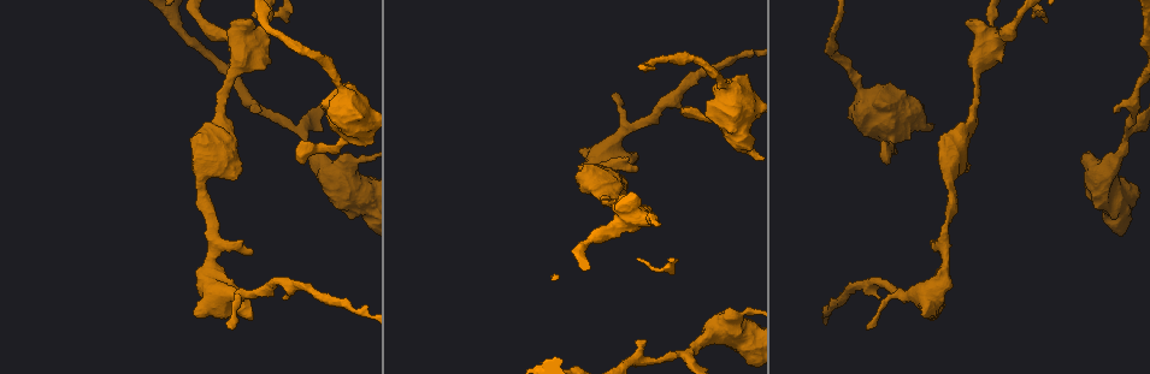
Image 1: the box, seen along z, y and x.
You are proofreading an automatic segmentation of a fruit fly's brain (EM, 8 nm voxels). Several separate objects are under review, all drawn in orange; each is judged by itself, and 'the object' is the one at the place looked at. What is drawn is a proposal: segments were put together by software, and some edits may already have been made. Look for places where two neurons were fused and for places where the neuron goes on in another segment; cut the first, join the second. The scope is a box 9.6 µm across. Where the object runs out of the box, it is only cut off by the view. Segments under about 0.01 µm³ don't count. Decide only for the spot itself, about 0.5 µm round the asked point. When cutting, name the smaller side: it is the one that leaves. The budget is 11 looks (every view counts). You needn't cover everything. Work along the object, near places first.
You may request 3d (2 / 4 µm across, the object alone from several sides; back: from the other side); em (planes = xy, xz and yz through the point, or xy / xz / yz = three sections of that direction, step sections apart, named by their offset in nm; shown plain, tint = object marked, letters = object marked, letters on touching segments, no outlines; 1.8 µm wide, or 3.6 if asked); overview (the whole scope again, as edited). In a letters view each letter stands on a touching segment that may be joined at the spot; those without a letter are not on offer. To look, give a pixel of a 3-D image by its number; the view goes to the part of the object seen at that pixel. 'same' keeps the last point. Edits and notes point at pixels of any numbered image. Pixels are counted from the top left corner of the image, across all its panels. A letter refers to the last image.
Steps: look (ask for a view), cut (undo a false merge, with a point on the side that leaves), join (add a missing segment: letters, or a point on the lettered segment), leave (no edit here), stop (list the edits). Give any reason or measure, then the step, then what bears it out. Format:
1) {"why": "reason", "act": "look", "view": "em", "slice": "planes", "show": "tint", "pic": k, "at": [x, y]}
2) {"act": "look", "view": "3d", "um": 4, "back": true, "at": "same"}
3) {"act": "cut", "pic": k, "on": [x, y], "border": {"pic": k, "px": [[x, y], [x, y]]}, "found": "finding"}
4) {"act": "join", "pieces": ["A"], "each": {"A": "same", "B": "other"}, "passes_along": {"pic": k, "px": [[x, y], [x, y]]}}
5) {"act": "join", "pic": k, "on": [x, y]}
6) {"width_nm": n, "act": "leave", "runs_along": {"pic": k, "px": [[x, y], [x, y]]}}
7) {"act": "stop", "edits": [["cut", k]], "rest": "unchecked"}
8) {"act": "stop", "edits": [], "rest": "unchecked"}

{"act": "look", "view": "3d", "um": 4, "pic": 1, "at": [230, 329]}

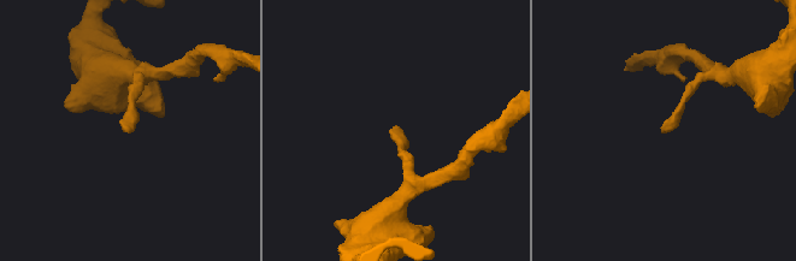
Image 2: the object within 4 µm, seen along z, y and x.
{"why": "need the tissue", "act": "look", "view": "em", "slice": "planes", "show": "letters", "pic": 2, "at": [129, 133]}

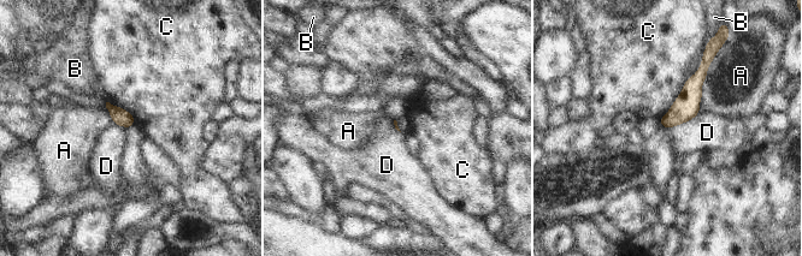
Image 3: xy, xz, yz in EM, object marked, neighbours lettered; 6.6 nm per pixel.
{"act": "leave", "each": {"A": "other", "B": "other", "C": "other", "D": "other"}, "found": "no lettered segment goes on from it"}

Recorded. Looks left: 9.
{"why": "free end", "act": "look", "view": "em", "slice": "planes", "show": "letters", "pic": 1, "at": [636, 170]}

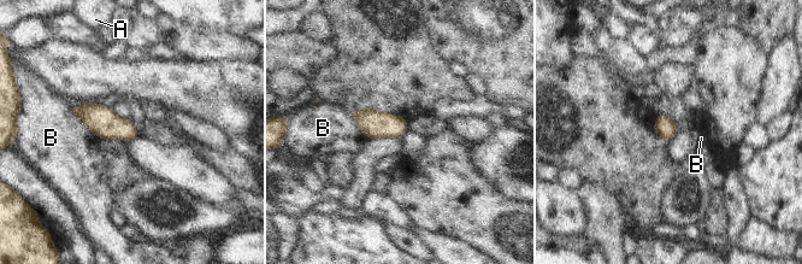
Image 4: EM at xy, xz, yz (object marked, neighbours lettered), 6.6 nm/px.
{"width_nm": 130, "act": "leave", "each": {"A": "other", "B": "other"}, "border": {"pic": 4, "px": [[70, 107], [101, 139]]}, "found": "none of them fits"}

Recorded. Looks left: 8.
{"why": "an open end", "act": "look", "view": "3d", "um": 4, "pic": 1, "at": [688, 115]}

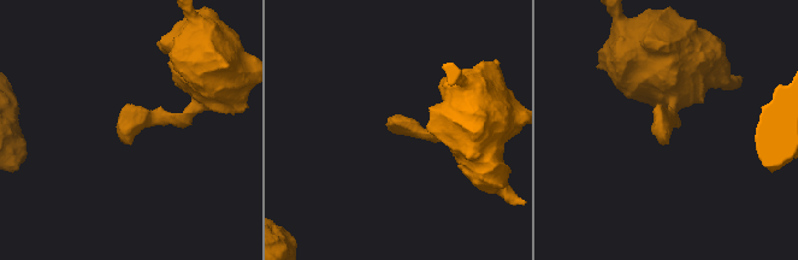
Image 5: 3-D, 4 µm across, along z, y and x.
{"why": "now the EM", "act": "look", "view": "em", "slice": "planes", "show": "letters", "pic": 5, "at": [667, 139]}

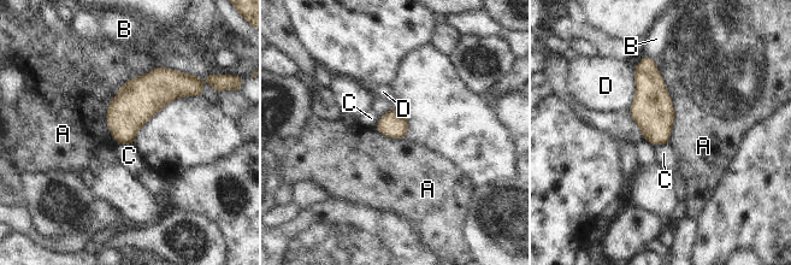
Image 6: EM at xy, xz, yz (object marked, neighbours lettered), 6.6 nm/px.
{"width_nm": 180, "act": "leave", "each": {"A": "other", "B": "other", "C": "other", "D": "other"}, "border": {"pic": 6, "px": [[654, 58], [674, 112], [668, 143]]}, "found": "none of them fits"}

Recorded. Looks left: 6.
{"why": "three arms meet", "act": "look", "view": "em", "slice": "xz", "step": 4, "show": "plain", "pic": 1, "at": [302, 133]}

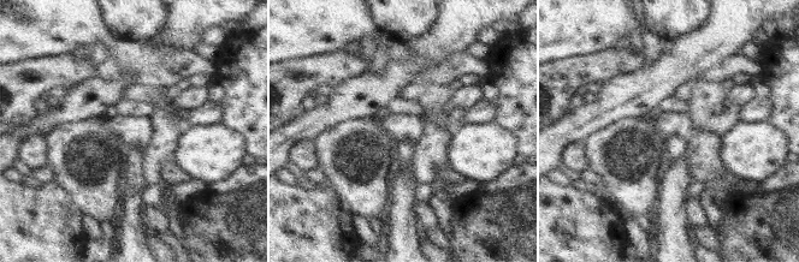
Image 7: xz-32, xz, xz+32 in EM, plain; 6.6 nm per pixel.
{"act": "look", "view": "em", "slice": "xz", "step": 4, "show": "tint", "at": "same"}

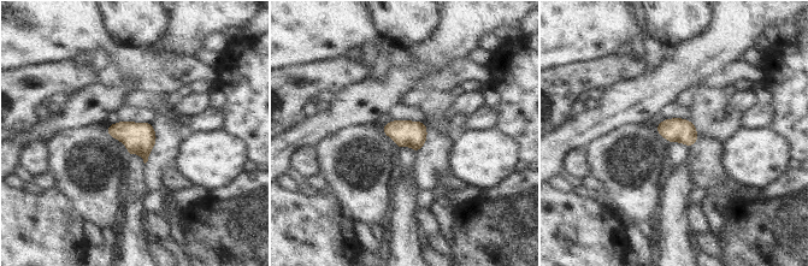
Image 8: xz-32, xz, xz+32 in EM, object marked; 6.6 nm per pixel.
{"act": "look", "view": "em", "slice": "xz", "step": 4, "show": "letters", "at": "same"}

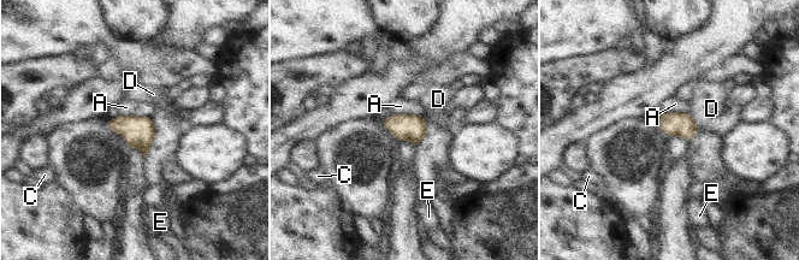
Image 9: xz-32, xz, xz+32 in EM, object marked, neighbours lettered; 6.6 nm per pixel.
{"act": "leave", "each": {"A": "other", "C": "other", "D": "other", "E": "other"}, "border": {"pic": 9, "px": [[119, 114], [151, 117]]}, "found": "all the same neuron"}

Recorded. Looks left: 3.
{"act": "stop", "edits": [], "rest": "unchecked"}

